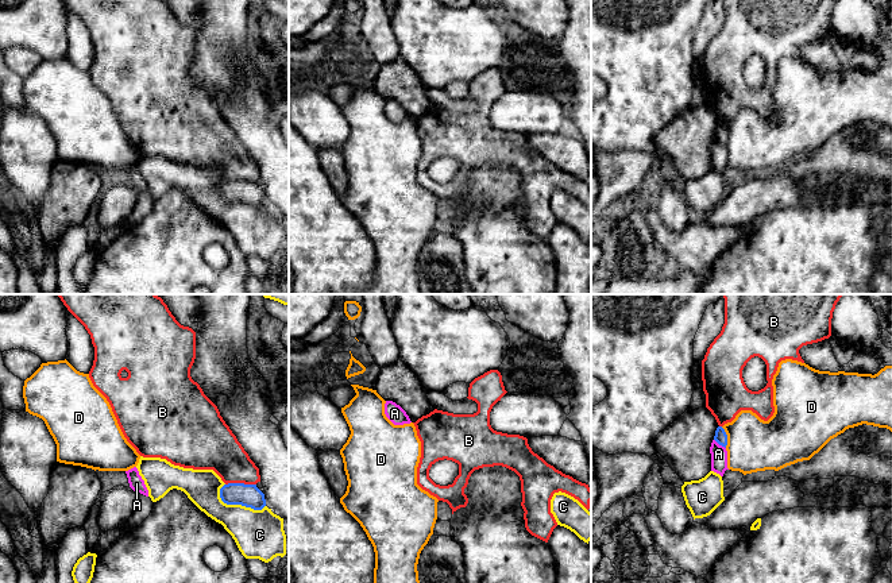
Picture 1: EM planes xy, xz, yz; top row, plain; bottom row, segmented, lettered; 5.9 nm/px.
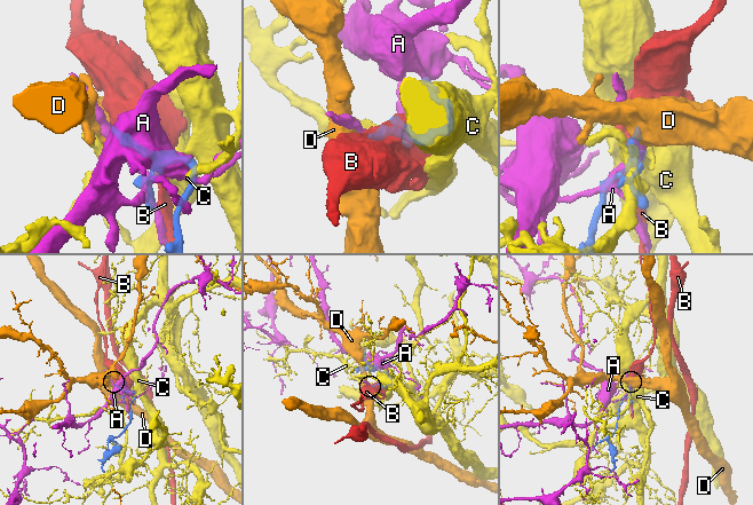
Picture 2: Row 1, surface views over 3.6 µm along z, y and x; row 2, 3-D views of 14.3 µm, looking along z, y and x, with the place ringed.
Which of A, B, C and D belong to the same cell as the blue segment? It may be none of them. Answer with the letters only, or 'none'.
none

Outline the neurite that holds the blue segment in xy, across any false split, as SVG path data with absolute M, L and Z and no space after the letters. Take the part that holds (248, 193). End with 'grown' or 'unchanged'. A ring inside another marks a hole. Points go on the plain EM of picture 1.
M228 181L220 186L220 196L227 202L242 202L254 208L266 204L264 192L256 182Z; unchanged

